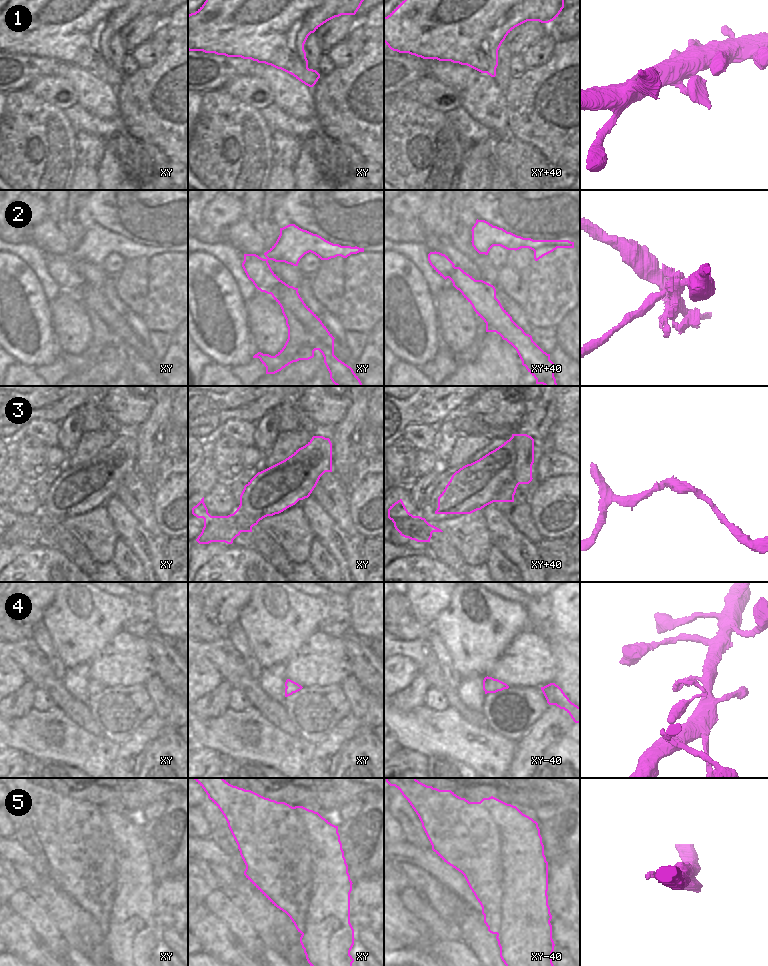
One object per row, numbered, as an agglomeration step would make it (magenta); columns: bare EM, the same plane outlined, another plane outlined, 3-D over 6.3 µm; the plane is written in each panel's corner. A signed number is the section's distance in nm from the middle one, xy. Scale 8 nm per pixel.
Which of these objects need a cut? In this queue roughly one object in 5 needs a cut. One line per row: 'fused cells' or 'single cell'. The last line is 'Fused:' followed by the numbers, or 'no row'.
1: single cell
2: fused cells
3: single cell
4: fused cells
5: fused cells
Fused: 2, 4, 5

